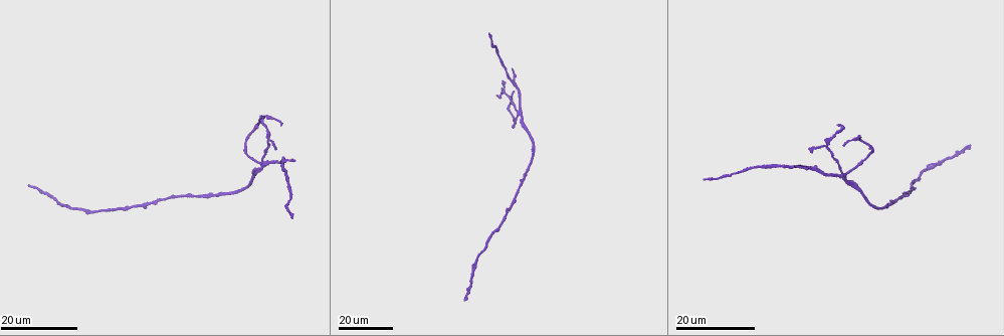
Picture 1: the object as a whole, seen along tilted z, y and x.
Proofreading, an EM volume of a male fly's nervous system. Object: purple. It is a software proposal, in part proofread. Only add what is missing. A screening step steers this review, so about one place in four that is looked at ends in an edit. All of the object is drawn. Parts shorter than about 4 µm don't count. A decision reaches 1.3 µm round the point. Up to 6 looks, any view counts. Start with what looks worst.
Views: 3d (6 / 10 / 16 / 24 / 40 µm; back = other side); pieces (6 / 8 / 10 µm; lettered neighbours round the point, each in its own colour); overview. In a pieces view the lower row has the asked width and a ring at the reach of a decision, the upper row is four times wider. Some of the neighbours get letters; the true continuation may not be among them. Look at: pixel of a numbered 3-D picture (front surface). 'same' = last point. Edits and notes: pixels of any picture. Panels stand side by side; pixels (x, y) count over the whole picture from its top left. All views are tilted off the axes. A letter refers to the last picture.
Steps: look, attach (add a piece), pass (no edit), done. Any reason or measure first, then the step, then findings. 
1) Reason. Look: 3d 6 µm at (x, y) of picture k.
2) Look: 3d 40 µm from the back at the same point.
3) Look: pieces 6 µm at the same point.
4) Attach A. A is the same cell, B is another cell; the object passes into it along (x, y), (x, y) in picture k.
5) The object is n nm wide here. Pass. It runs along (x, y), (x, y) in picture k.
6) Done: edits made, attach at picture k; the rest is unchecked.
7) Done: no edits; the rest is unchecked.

End of a long branch. Look: 3d 16 µm at (466, 301) of picture 1.

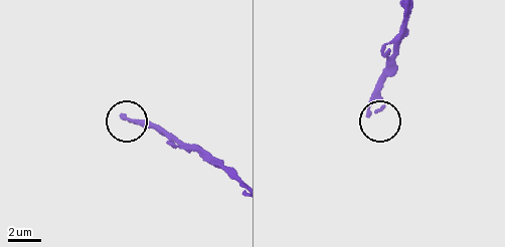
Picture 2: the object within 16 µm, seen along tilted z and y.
Look: 3d 6 µm at (122, 117) of picture 2.

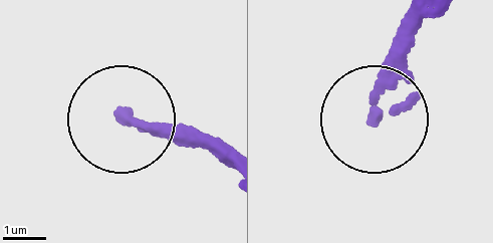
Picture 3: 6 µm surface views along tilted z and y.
Look: pieces 6 µm at (124, 116) of picture 3.

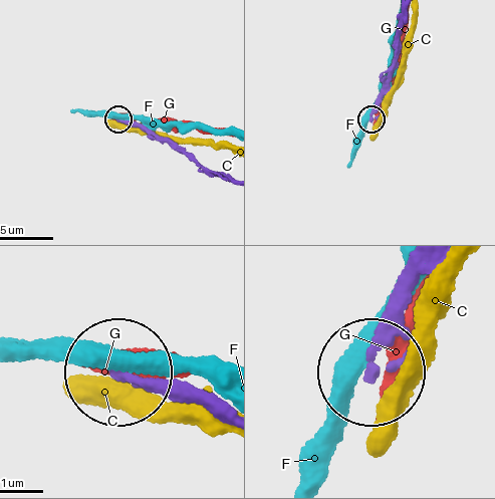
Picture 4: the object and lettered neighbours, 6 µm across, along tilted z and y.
Pass. C, F and G are other cells; it runs along (224, 412), (118, 373) in picture 4; none of them fits.

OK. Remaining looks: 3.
Tapers out. Look: 3d 24 µm at (842, 145) of picture 1.

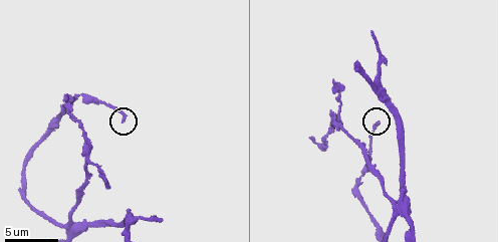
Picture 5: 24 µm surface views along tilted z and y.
What lies round it. Look: pieces 10 µm at (376, 124) of picture 5.

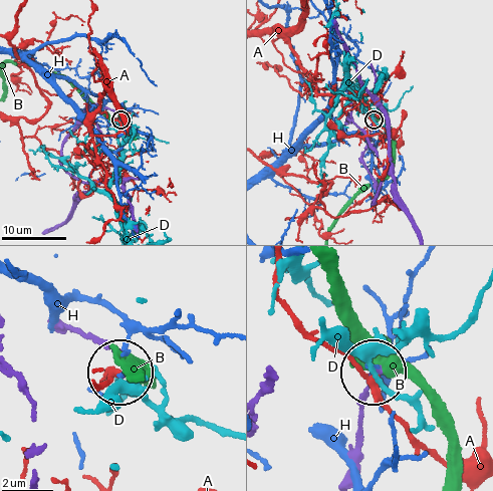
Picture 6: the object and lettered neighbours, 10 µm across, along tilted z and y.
The object is 190 nm wide here. Pass. A, B, D and H are other cells; it runs along (344, 478), (361, 396), (377, 373) in picture 6; none of them fits.

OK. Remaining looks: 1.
An open end. Look: pieces 10 µm at (162, 220) of picture 5.

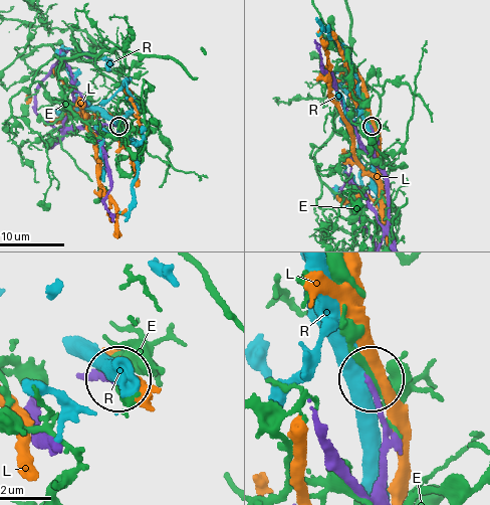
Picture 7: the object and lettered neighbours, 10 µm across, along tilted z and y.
The object is 190 nm wide here. Pass. E, L and R are other cells; none of them fits.

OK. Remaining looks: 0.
Done: no edits; the rest is unchecked.

